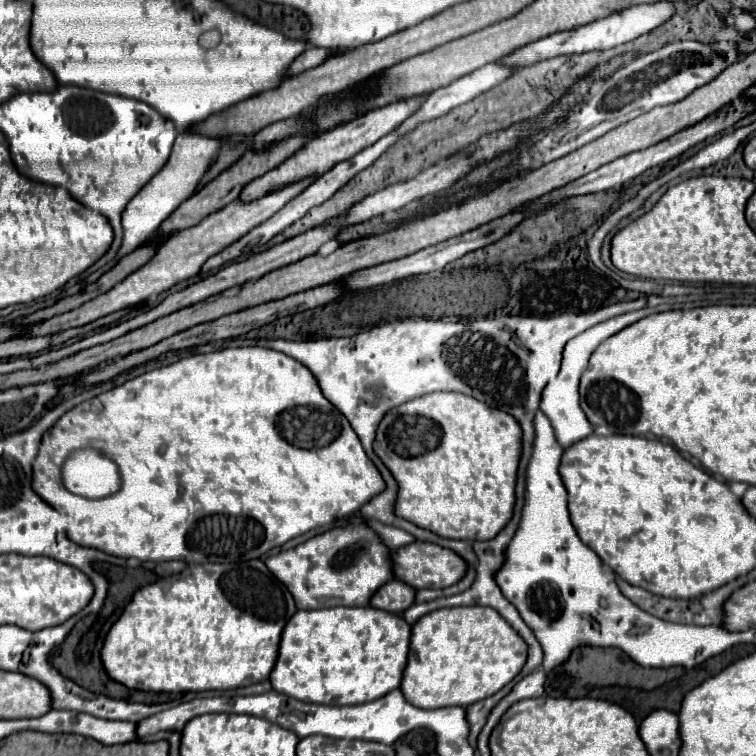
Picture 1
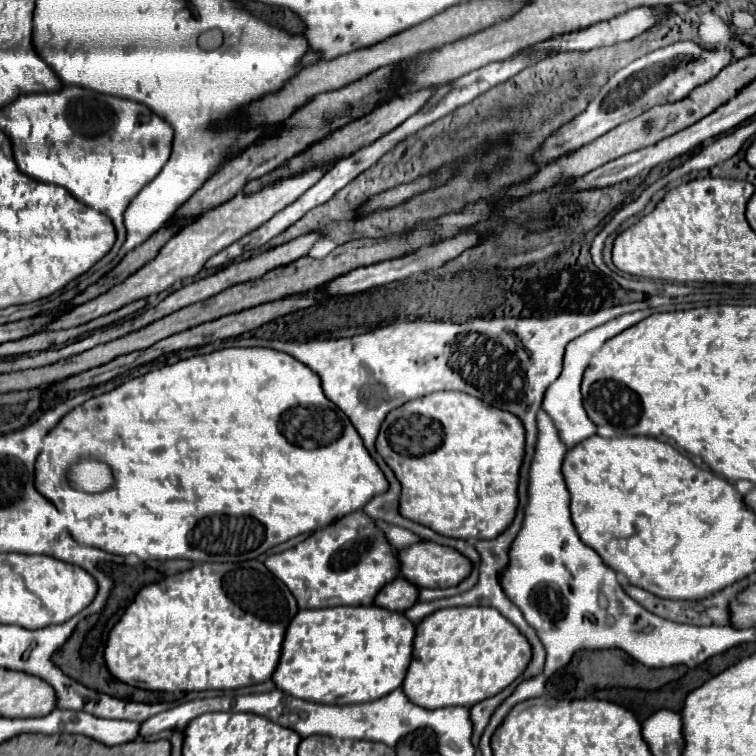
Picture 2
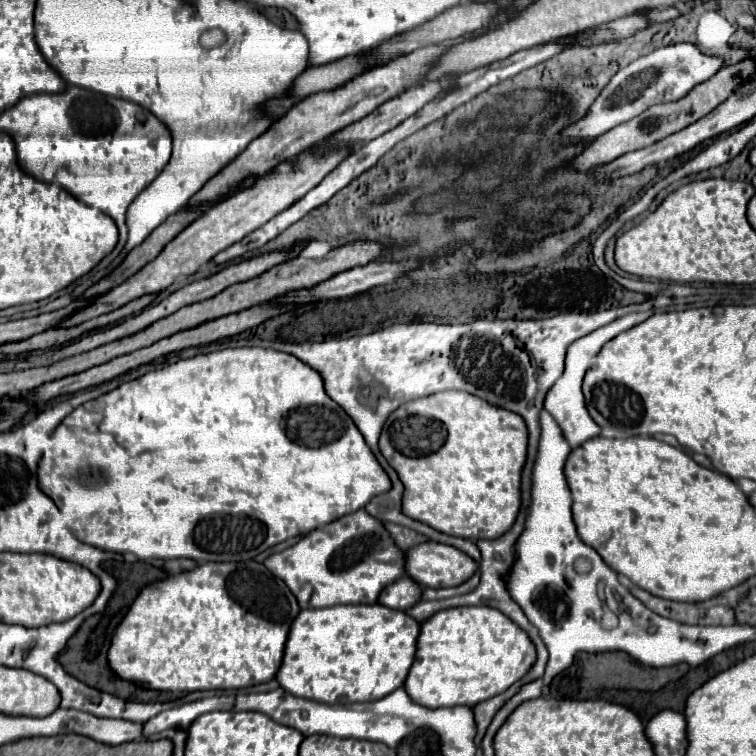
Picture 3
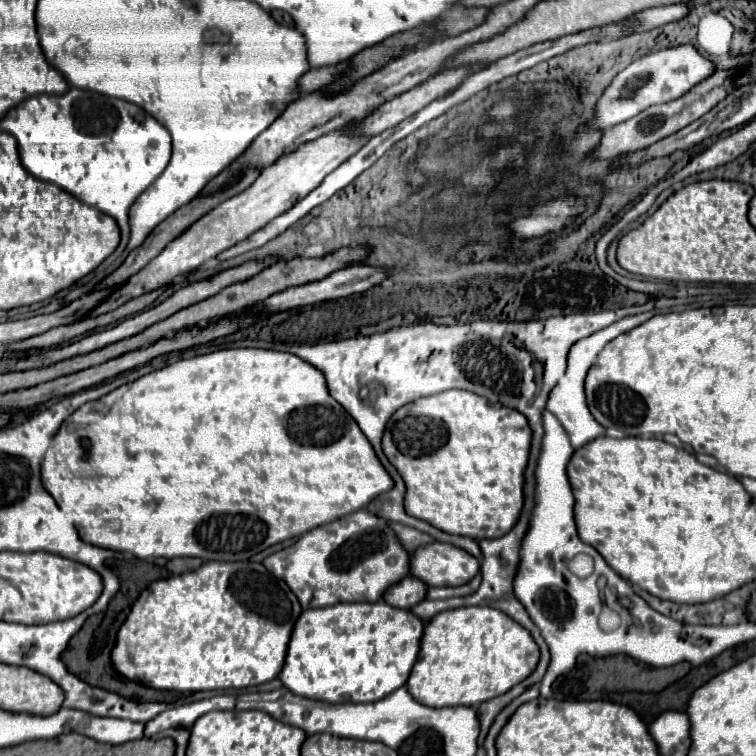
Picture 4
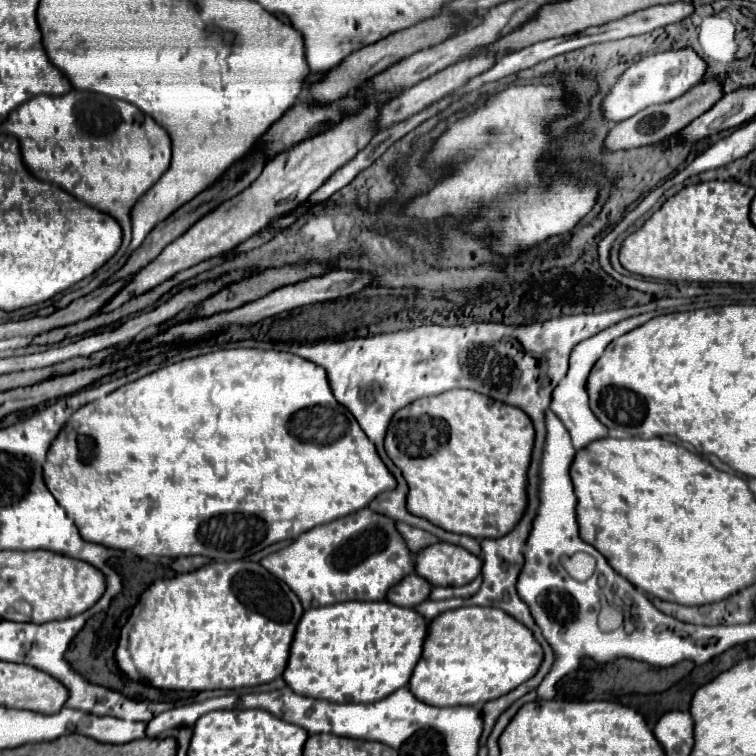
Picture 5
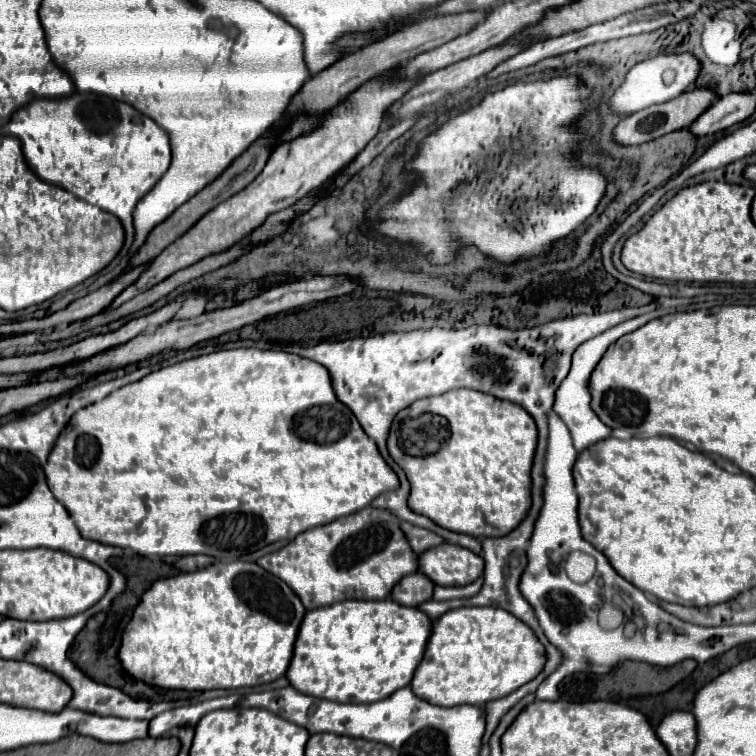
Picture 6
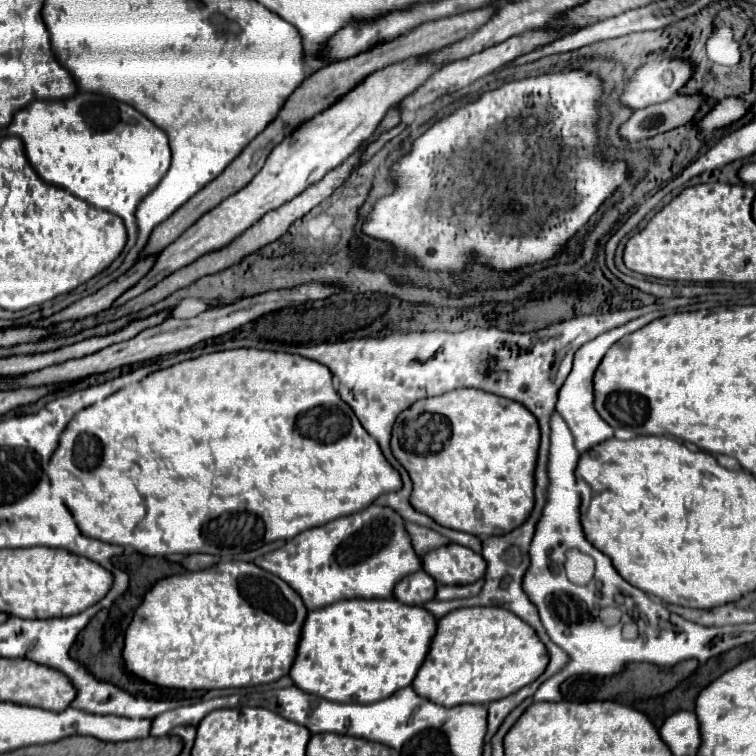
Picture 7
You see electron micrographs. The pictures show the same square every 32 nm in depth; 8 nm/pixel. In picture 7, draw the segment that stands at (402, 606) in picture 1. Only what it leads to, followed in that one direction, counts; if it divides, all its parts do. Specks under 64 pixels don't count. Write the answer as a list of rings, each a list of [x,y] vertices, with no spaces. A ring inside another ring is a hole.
[[[422,570],[402,578],[394,588],[394,598],[404,604],[426,604],[436,594],[436,582]]]

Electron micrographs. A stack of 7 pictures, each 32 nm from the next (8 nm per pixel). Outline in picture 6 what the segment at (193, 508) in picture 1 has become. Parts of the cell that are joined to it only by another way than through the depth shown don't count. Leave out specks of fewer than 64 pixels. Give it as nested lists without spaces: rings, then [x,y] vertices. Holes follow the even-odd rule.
[[[258,348],[218,350],[192,360],[182,360],[168,368],[152,372],[138,382],[126,384],[124,388],[118,388],[116,392],[94,404],[88,404],[86,408],[78,410],[60,432],[44,466],[44,474],[54,496],[60,484],[62,504],[76,522],[80,534],[88,540],[118,548],[130,548],[140,556],[206,554],[218,560],[236,560],[242,554],[256,552],[272,542],[294,540],[300,532],[358,512],[370,506],[370,502],[382,492],[398,488],[398,476],[388,468],[374,440],[368,438],[368,434],[360,428],[350,408],[336,400],[328,370],[296,354]]]

